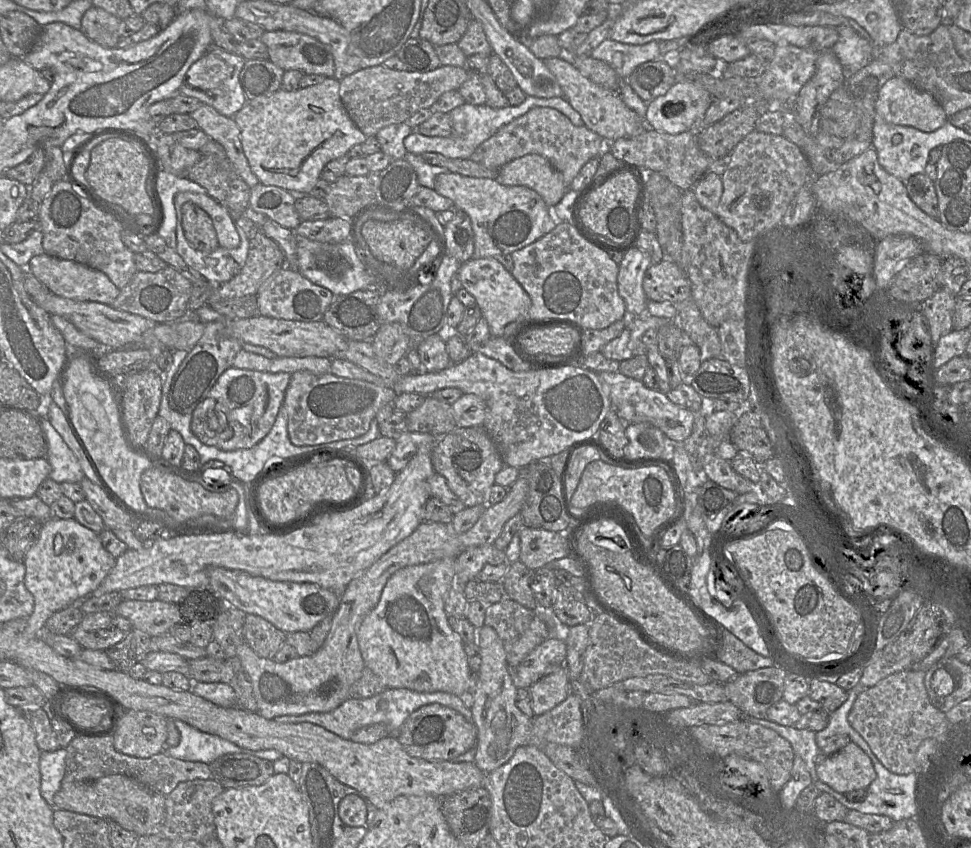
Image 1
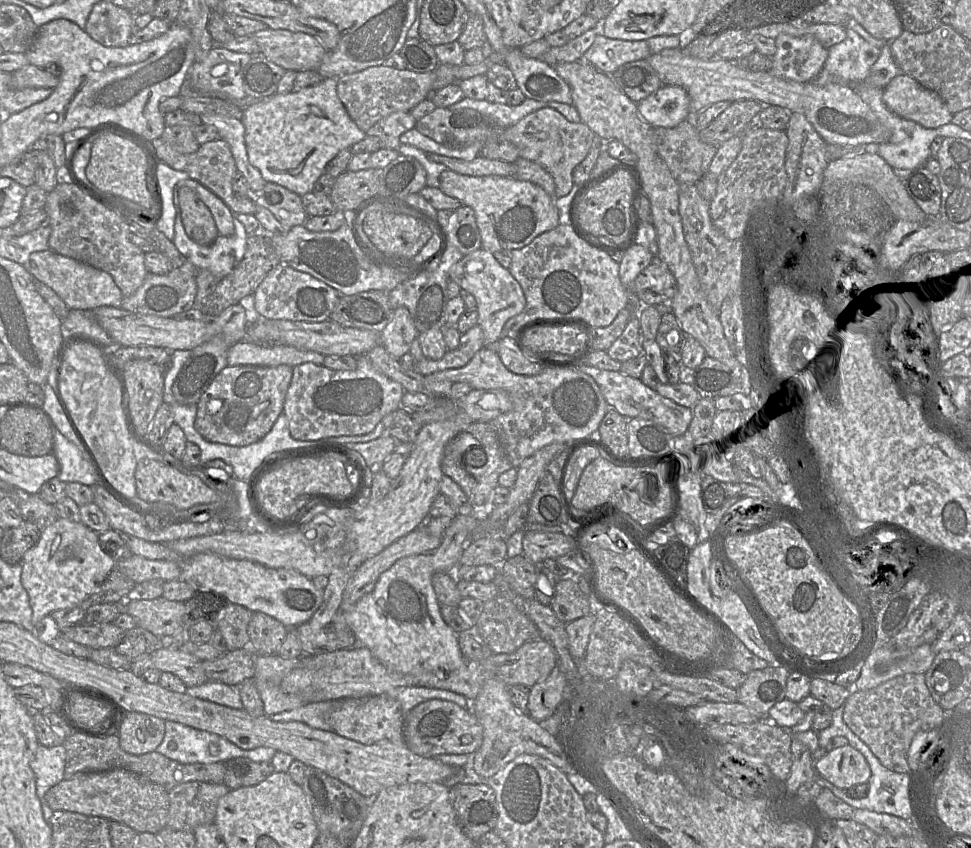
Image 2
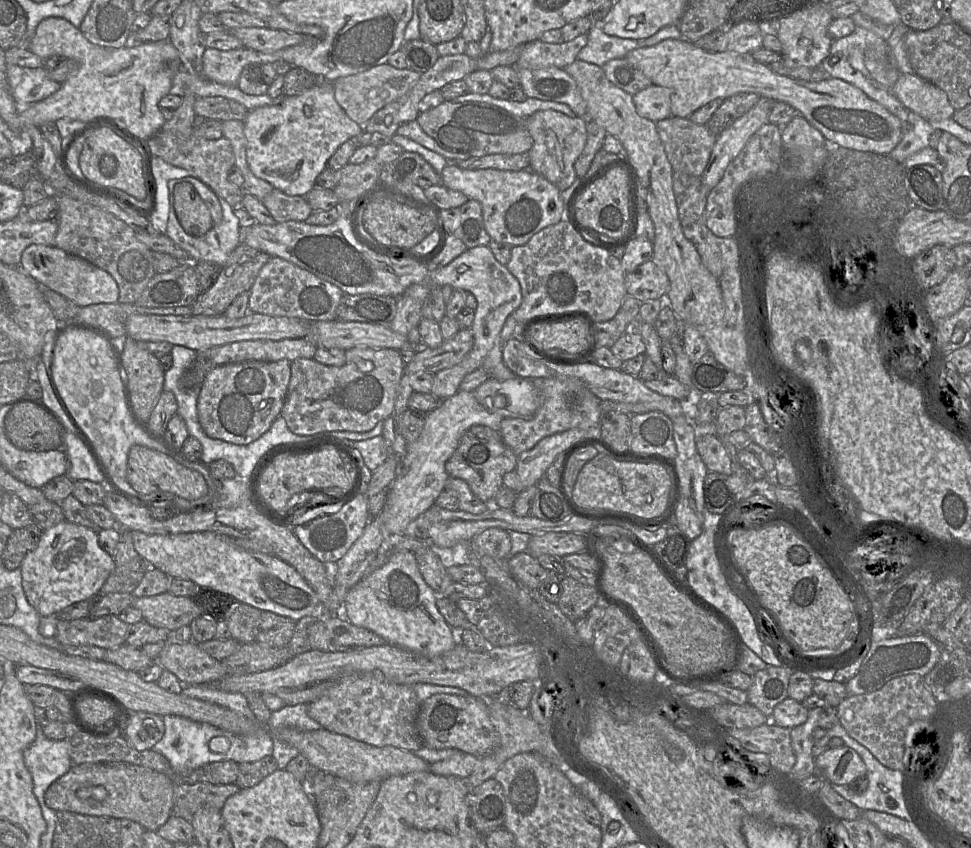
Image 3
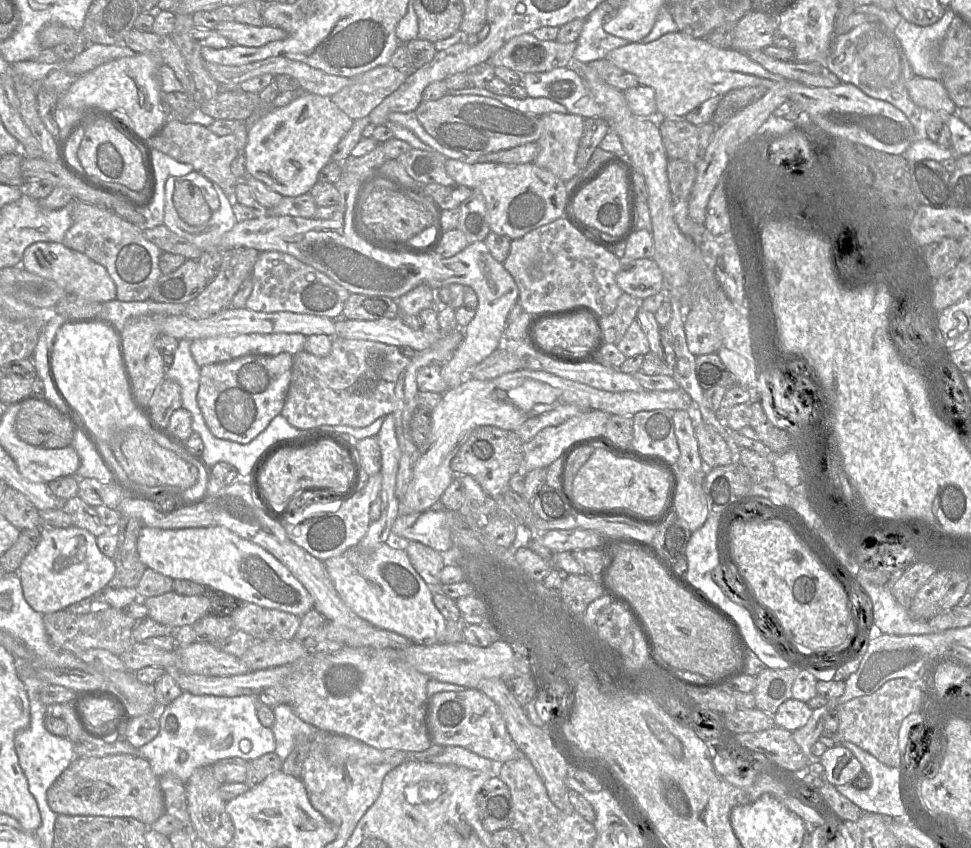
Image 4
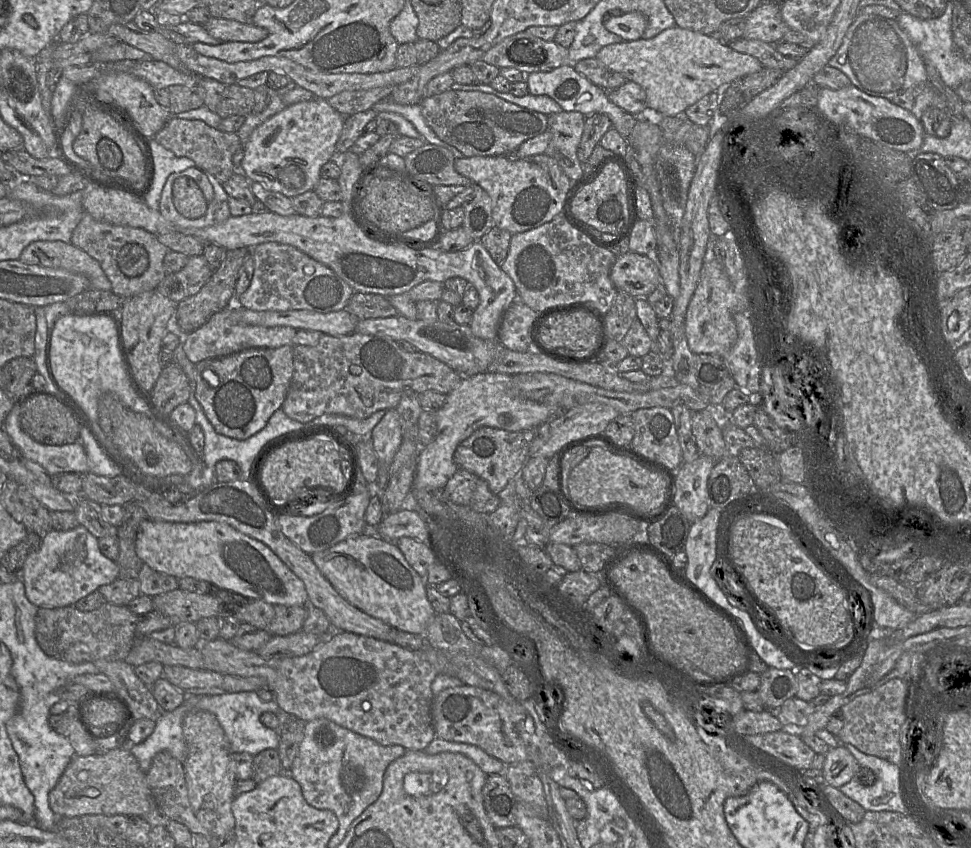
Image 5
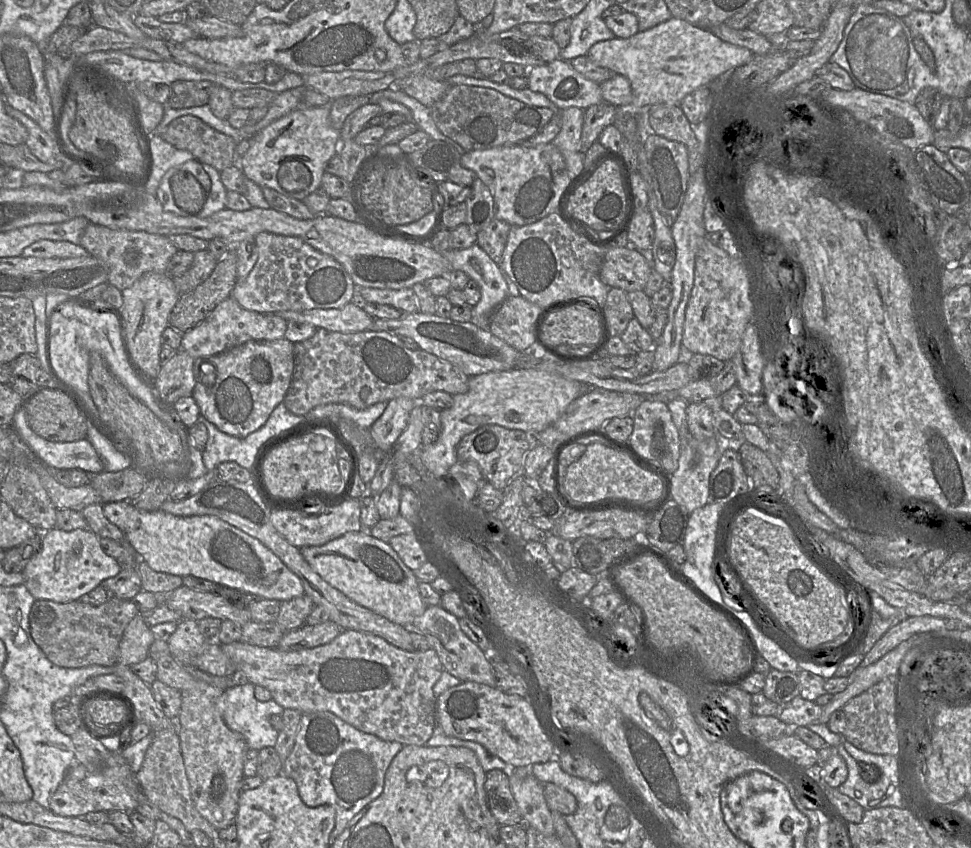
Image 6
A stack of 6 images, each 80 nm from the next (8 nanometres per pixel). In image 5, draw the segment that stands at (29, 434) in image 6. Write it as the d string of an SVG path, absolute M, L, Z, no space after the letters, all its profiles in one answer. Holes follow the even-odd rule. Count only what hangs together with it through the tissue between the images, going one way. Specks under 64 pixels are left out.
M16 402L10 411L3 429L25 458L41 465L51 476L67 472L89 473L88 457L80 442L61 446L45 445L23 431L20 402Z

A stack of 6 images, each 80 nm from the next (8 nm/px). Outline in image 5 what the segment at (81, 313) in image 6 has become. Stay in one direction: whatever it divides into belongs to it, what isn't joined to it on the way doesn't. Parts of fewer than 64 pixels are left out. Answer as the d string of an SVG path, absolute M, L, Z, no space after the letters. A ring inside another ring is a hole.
M69 313L60 317L54 324L53 330L48 341L48 358L49 369L52 372L52 377L57 386L62 390L64 396L69 400L69 403L73 404L85 418L85 424L89 426L89 429L95 430L99 435L107 440L104 432L101 430L98 423L98 401L99 398L106 393L116 396L125 406L137 413L142 413L154 422L156 430L164 437L176 441L185 451L186 455L192 460L192 470L187 475L170 475L165 478L152 477L156 482L169 481L170 483L181 483L182 487L176 488L189 488L193 491L204 489L202 487L202 464L196 460L188 450L182 437L175 433L166 424L157 419L154 411L146 404L146 402L135 392L132 387L129 378L124 369L124 365L119 353L119 349L116 341L116 331L113 321L109 317L105 316L91 316L91 315L77 315Z

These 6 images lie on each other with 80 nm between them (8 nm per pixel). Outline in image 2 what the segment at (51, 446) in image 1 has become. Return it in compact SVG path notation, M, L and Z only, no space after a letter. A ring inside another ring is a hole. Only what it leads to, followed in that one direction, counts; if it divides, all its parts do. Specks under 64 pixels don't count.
M52 423L54 434L53 454L57 458L60 471L58 478L65 482L79 482L92 486L99 482L99 476L76 445L62 435Z

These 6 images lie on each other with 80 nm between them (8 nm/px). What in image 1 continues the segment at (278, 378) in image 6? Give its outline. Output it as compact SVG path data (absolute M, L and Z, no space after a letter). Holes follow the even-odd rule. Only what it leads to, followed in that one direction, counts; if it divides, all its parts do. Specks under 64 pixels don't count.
M230 367L217 379L208 396L199 403L192 413L191 430L204 444L214 446L223 451L251 448L261 441L271 430L279 409L283 405L286 389L291 374L287 372L263 372ZM237 410L237 416L232 418L227 427L233 429L233 437L222 440L219 433L210 430L208 418L212 413L222 412L227 415Z

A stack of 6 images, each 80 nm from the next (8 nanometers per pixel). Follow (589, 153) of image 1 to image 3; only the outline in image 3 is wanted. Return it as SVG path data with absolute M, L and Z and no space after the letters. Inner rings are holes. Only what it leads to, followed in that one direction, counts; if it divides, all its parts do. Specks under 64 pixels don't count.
M551 109L537 111L527 118L527 128L533 138L533 146L528 151L530 168L545 177L561 192L569 188L577 179L574 163L587 141L587 119L571 118Z

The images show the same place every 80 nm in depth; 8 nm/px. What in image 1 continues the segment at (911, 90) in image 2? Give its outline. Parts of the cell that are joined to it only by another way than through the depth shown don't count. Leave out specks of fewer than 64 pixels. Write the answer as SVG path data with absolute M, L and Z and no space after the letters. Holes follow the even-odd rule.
M898 76L887 80L878 90L874 108L876 115L888 123L911 126L923 132L932 132L948 121L944 109L930 93L916 88Z

